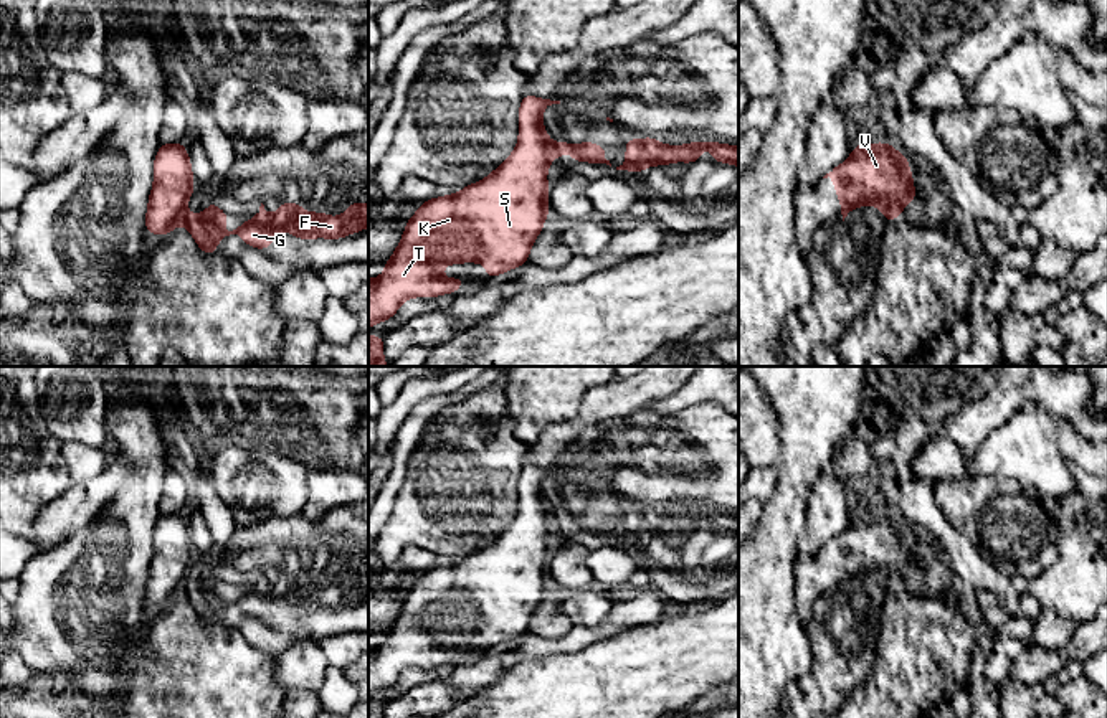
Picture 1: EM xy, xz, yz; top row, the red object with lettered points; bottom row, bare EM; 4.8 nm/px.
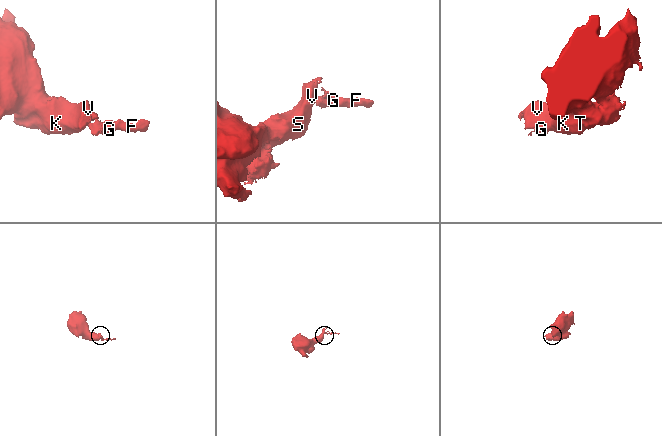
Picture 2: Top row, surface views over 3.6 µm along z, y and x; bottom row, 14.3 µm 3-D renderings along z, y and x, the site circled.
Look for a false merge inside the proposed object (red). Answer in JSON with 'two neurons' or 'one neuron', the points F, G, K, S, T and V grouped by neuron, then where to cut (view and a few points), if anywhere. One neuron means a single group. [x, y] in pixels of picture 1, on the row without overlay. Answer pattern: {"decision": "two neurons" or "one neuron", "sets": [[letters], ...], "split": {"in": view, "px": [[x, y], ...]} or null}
{"decision": "two neurons", "sets": [["F", "G"], ["K", "S", "T", "V"]], "split": {"in": "xy", "px": [[184, 580], [180, 591]]}}

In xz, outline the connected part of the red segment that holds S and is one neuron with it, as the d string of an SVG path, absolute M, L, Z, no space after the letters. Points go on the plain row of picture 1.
M524 462L519 477L519 512L507 530L499 538L492 540L484 550L464 556L454 564L421 573L420 579L406 591L400 614L385 632L385 642L377 649L368 649L368 697L392 688L408 667L430 668L441 664L458 662L466 649L444 649L441 637L446 634L484 632L487 635L486 645L487 649L492 649L529 631L529 621L542 601L545 588L550 584L547 578L547 538L554 530L554 513L542 494L542 480L552 474L560 474L560 470L532 467Z

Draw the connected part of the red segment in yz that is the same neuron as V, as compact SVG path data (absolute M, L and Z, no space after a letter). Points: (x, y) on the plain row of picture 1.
M887 512L856 515L849 528L823 548L828 546L834 550L843 591L862 574L900 586L909 569L919 571L909 530Z

